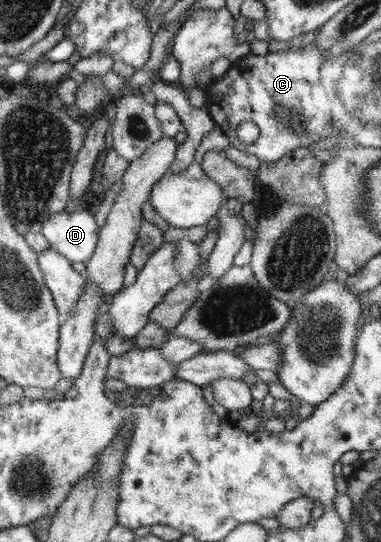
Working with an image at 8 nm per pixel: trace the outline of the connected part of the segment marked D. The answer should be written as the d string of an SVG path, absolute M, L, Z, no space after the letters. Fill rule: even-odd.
M88 209L53 213L41 227L50 248L71 263L85 264L92 259L99 240L98 224Z

